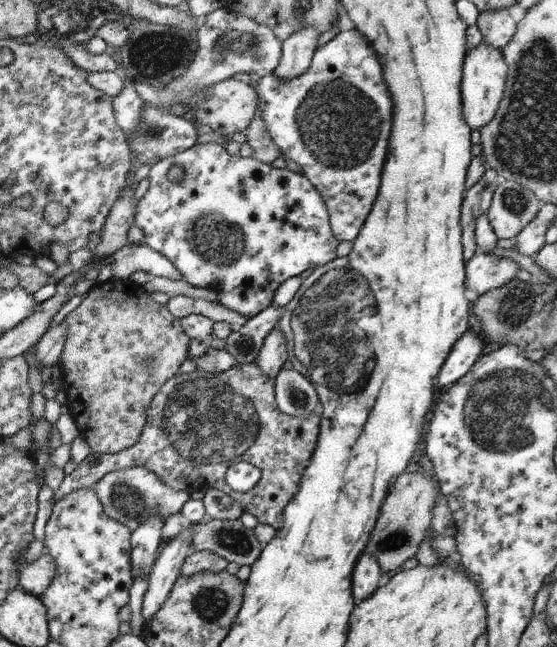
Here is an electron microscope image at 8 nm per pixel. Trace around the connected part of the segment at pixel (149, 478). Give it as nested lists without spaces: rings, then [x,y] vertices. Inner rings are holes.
[[[141,466],[106,473],[94,488],[105,507],[105,513],[111,519],[125,524],[132,532],[139,528],[141,522],[148,521],[154,515],[159,515],[166,522],[169,517],[180,513],[190,499],[188,490],[174,490],[154,471]]]

